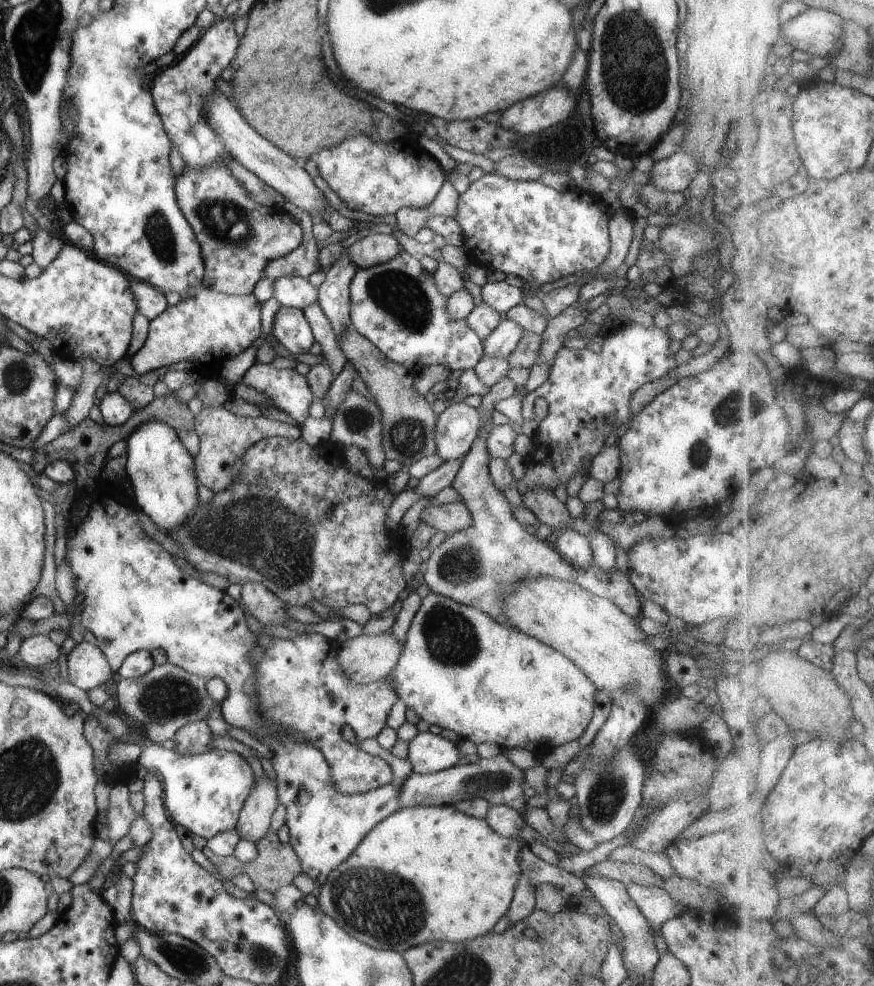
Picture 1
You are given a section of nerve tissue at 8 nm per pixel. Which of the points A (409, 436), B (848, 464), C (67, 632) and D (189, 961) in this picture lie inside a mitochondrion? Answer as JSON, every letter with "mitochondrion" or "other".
{"A":"mitochondrion","B":"other","C":"other","D":"mitochondrion"}

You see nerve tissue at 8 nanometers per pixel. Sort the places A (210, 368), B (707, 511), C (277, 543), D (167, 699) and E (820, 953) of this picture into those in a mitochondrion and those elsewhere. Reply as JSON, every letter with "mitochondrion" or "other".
{"A":"other","B":"other","C":"mitochondrion","D":"mitochondrion","E":"other"}

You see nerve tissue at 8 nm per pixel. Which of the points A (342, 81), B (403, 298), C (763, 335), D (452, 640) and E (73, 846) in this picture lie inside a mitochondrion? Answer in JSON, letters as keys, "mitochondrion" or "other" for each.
{"A":"other","B":"mitochondrion","C":"other","D":"mitochondrion","E":"other"}

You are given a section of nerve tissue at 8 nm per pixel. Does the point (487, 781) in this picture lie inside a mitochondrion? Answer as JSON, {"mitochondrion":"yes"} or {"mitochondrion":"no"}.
{"mitochondrion":"yes"}

